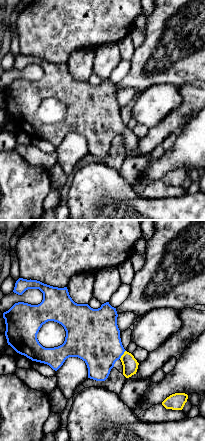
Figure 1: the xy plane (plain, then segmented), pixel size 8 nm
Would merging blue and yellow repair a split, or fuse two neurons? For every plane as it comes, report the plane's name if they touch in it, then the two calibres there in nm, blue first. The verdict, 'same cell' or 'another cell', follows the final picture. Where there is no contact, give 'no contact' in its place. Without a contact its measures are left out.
xy | 380/130 nm

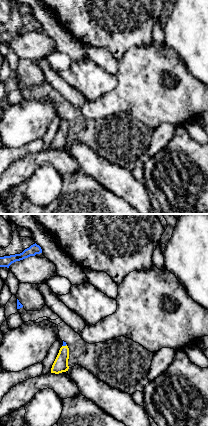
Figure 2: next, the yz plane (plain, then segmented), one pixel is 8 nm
yz | 30/120 nm

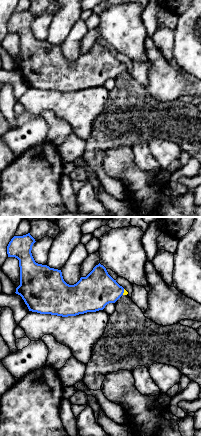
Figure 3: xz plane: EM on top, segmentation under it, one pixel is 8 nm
xz | 300/30 nm

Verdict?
same cell

